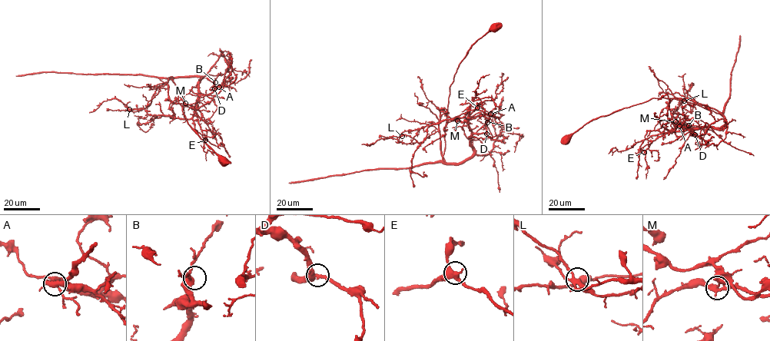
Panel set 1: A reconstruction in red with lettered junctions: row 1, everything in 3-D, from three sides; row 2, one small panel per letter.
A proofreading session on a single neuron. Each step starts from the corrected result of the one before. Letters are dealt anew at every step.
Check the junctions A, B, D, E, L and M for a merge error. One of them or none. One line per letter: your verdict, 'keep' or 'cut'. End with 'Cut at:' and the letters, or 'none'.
A: keep
B: keep
D: keep
E: keep
L: keep
M: cut
Cut at: M

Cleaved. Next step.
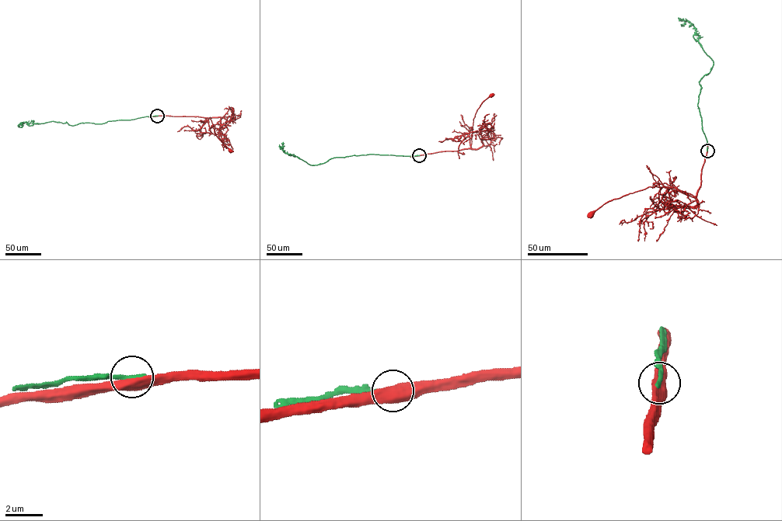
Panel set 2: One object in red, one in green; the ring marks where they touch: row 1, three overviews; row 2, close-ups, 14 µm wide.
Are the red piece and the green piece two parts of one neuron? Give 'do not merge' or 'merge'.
do not merge

